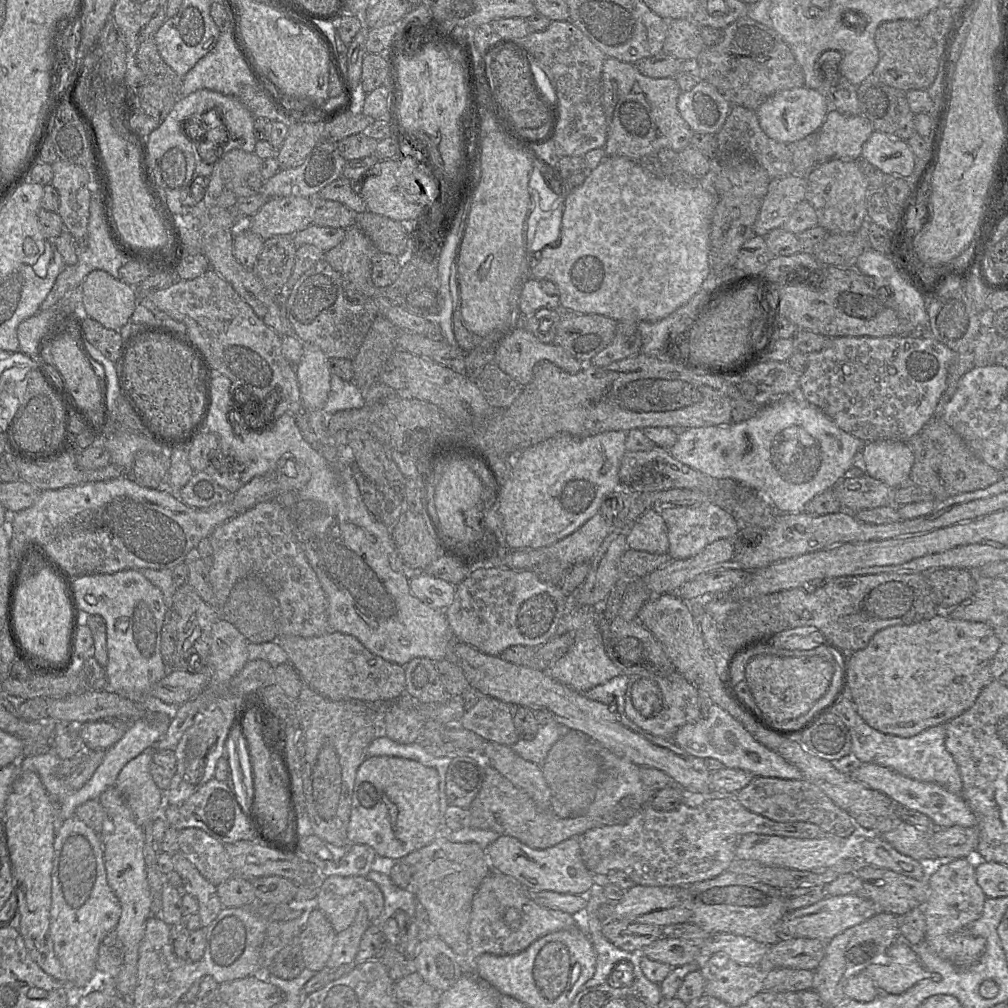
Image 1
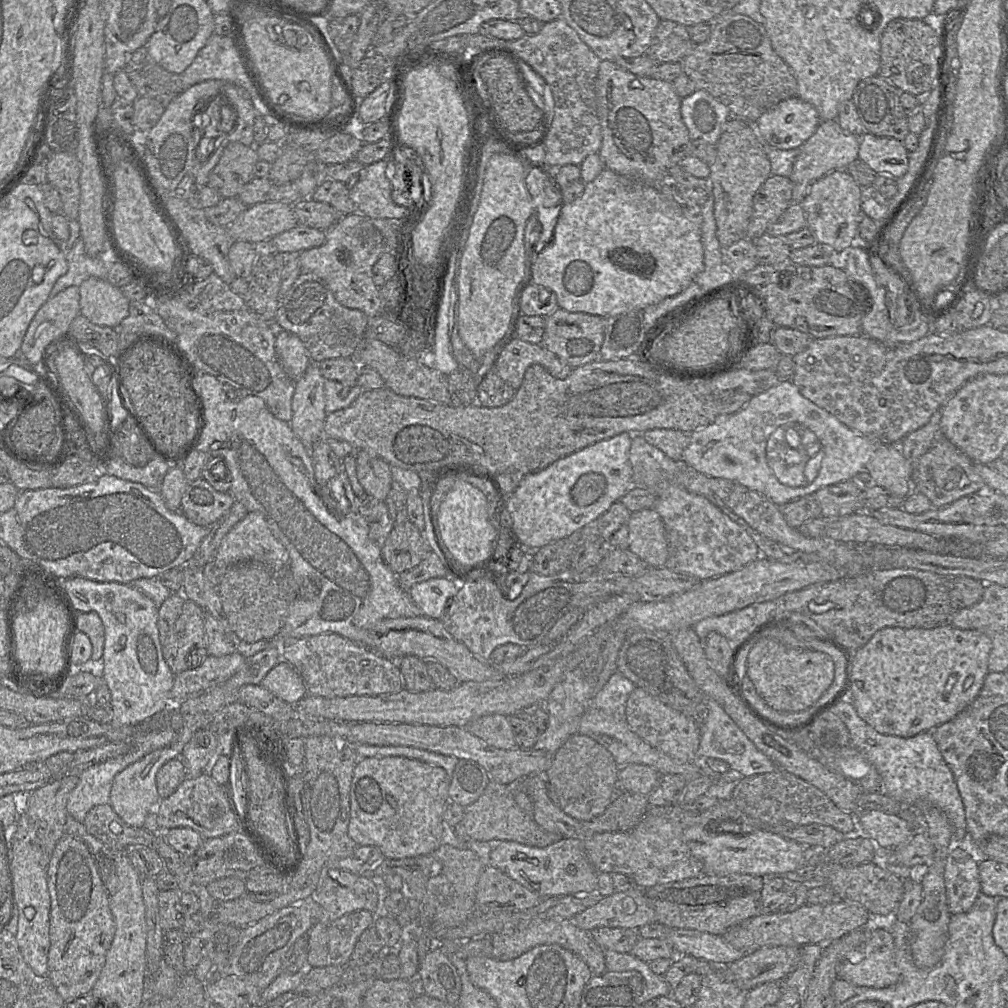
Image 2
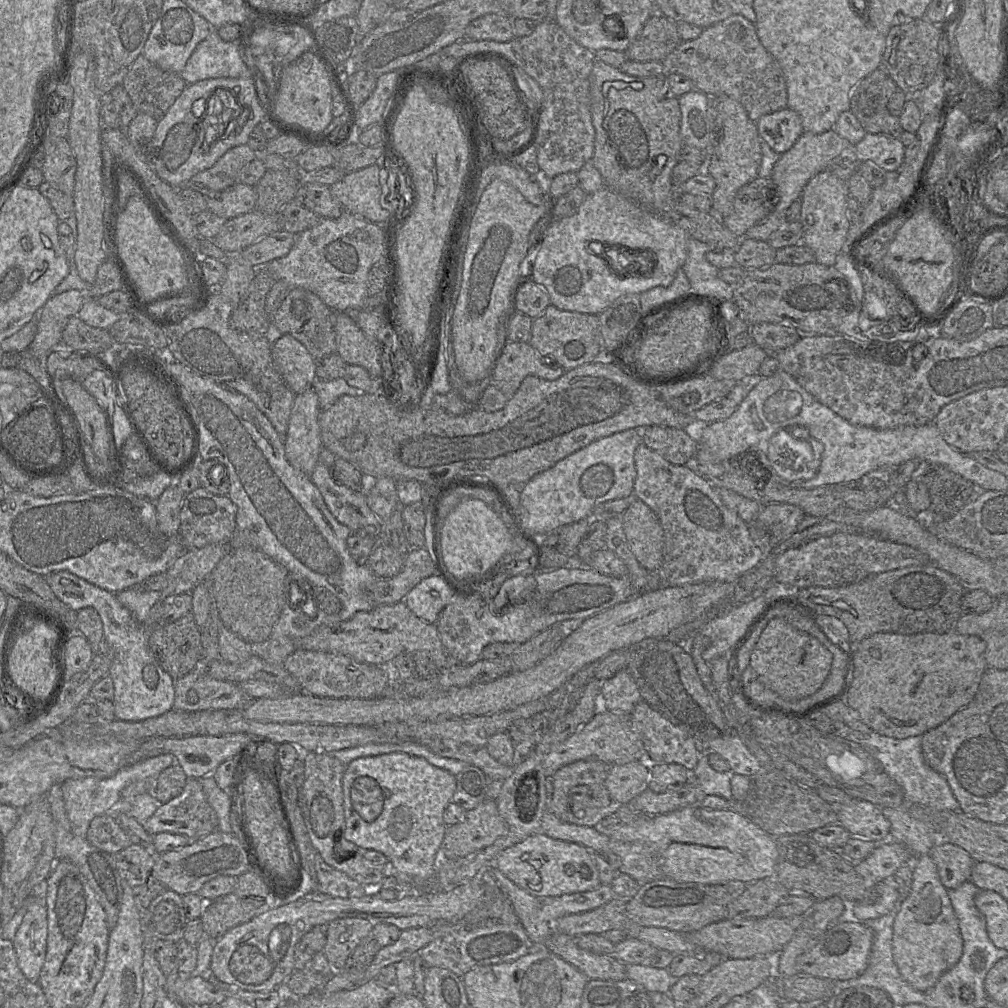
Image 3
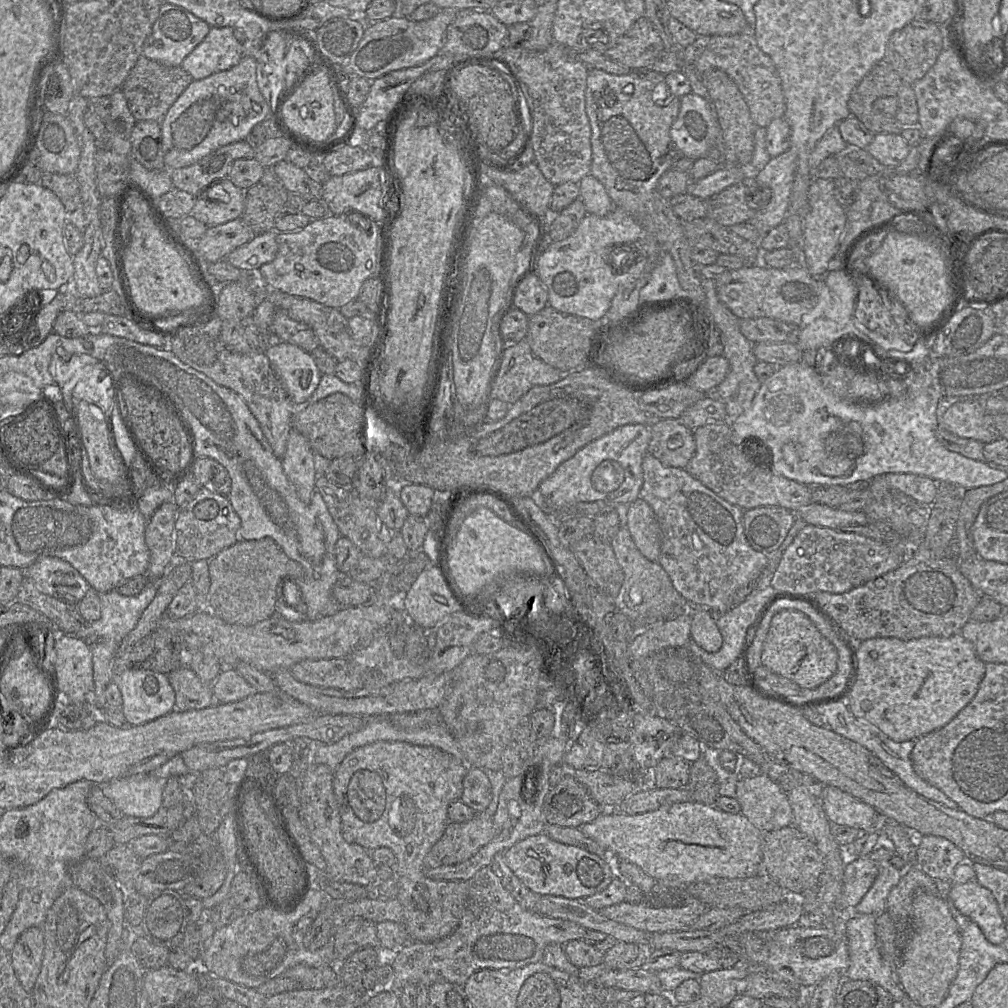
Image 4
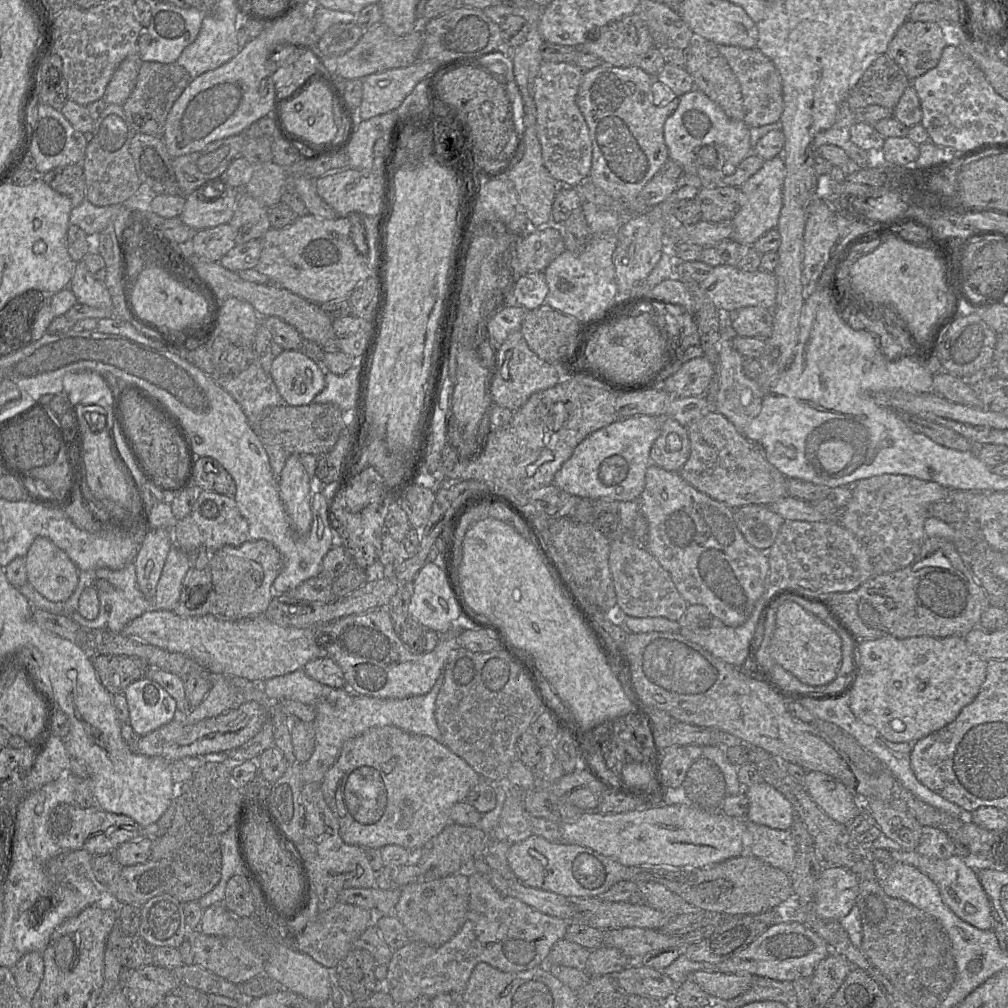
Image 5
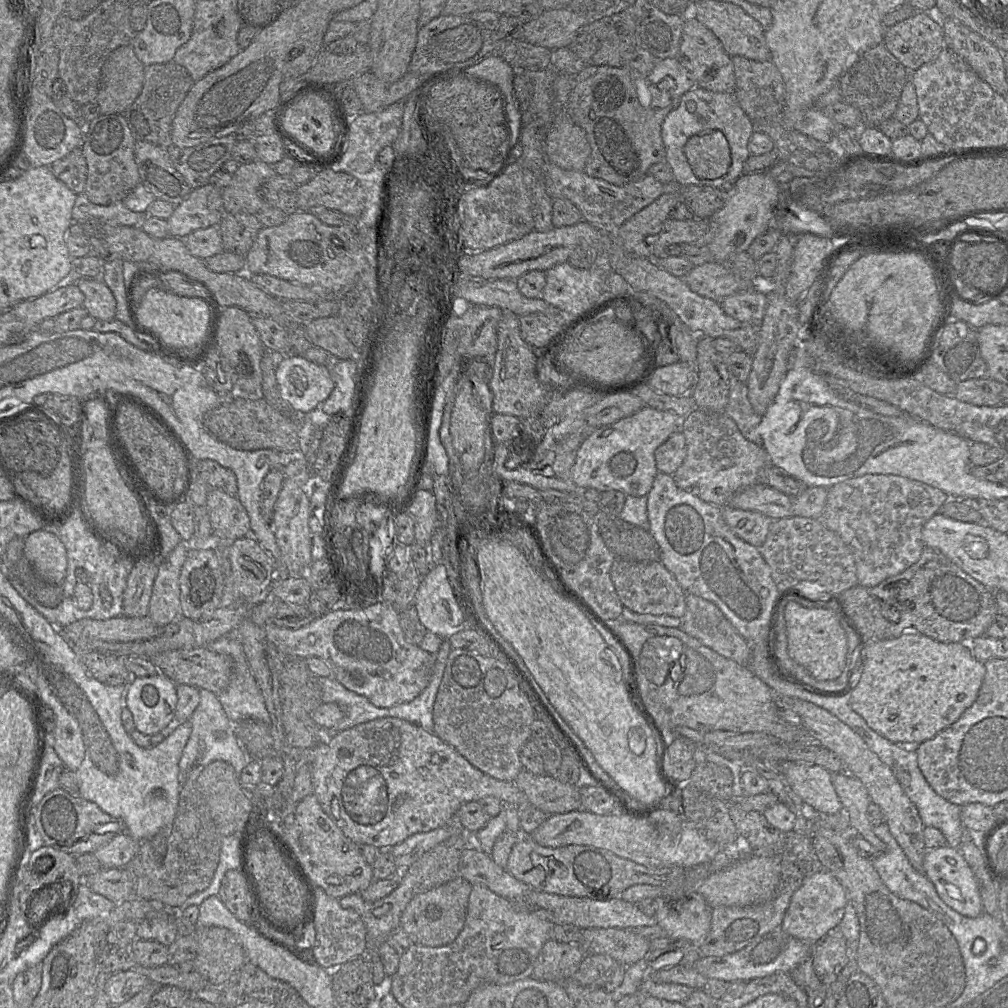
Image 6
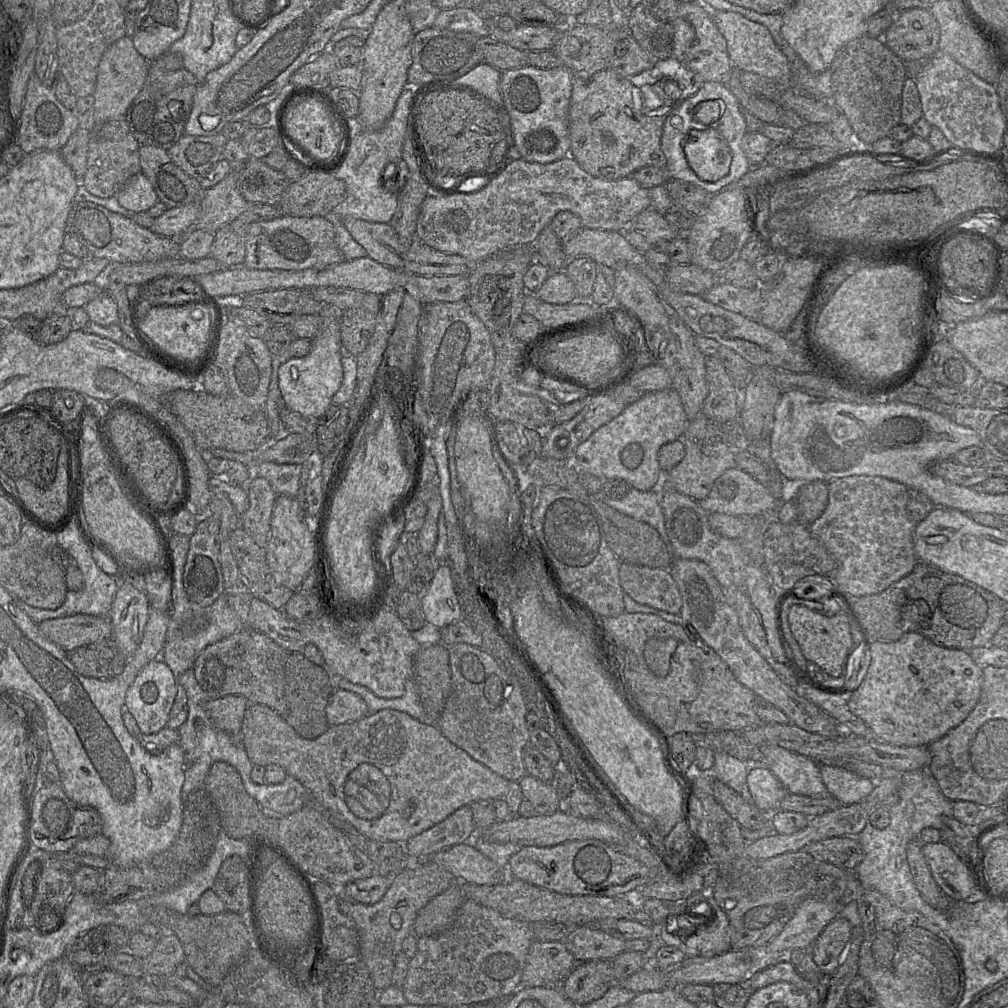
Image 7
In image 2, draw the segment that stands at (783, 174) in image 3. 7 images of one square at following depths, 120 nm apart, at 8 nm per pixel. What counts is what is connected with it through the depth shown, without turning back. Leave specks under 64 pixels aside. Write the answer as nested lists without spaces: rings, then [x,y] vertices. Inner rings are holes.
[[[837,119],[821,121],[812,136],[799,149],[789,179],[792,182],[792,201],[801,203],[812,182],[837,170],[845,169],[851,162],[858,159],[860,137],[843,129]]]

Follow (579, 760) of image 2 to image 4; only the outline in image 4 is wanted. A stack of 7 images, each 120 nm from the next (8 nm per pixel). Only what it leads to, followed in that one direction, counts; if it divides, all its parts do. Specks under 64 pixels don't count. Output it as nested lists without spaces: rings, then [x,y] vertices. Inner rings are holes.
[[[568,772],[546,795],[543,812],[548,825],[580,828],[594,821],[604,809],[592,798],[573,772]]]

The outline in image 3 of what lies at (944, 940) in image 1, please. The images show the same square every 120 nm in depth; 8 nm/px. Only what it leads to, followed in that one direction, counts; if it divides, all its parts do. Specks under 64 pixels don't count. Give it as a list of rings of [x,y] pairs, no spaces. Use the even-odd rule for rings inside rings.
[[[940,843],[930,850],[929,855],[937,867],[942,885],[947,890],[970,881],[975,862],[961,847],[951,843]]]

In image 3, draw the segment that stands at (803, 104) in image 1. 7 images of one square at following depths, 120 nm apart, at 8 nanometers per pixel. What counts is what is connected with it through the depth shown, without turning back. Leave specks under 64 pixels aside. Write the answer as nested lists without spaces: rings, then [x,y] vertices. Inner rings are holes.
[[[789,107],[761,116],[756,125],[760,137],[779,154],[790,150],[804,133],[801,116]]]

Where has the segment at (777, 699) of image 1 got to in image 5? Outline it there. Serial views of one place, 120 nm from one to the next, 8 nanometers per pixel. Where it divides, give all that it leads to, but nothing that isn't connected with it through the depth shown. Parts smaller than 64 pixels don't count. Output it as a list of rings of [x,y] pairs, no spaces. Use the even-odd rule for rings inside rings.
[[[784,602],[777,611],[770,655],[785,671],[809,686],[823,686],[833,681],[842,662],[842,641],[839,635],[801,606]]]

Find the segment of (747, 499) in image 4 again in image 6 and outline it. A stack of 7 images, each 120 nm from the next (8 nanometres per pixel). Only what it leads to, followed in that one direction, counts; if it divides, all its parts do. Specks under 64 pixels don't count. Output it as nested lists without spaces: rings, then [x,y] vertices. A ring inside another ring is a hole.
[[[697,408],[683,417],[682,432],[687,454],[672,476],[680,489],[695,494],[709,504],[728,506],[737,491],[758,483],[759,470],[772,463],[764,447],[746,439],[735,421],[724,412]]]

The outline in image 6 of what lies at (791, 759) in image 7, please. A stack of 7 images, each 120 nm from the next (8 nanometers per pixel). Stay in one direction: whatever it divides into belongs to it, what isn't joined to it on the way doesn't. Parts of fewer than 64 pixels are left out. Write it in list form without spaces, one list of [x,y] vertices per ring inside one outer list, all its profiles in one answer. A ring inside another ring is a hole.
[[[782,762],[781,771],[808,814],[836,814],[843,805],[832,783],[833,774],[821,766]]]

